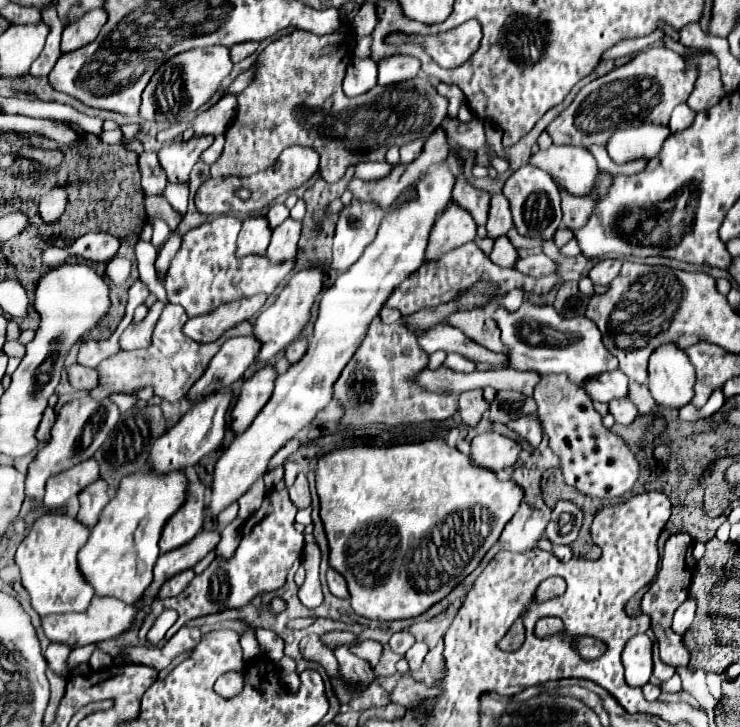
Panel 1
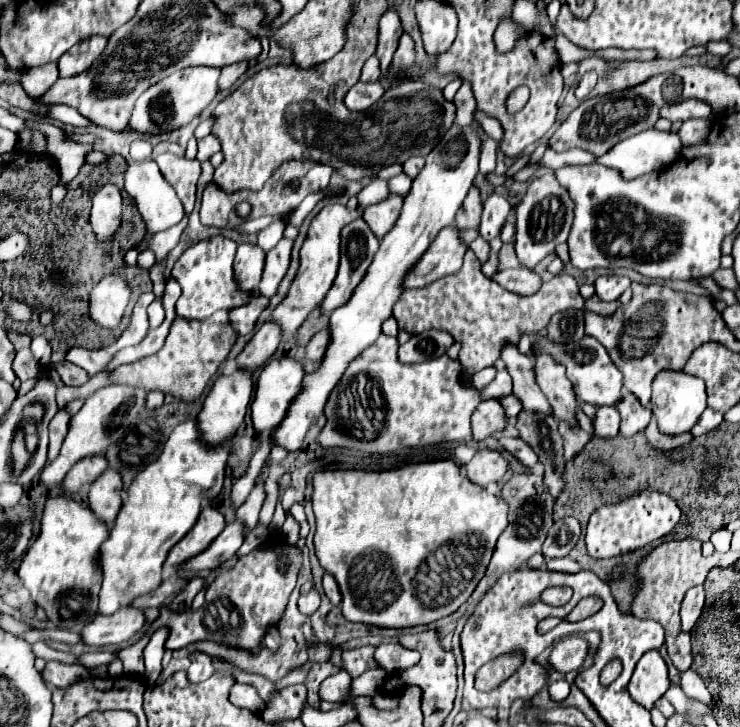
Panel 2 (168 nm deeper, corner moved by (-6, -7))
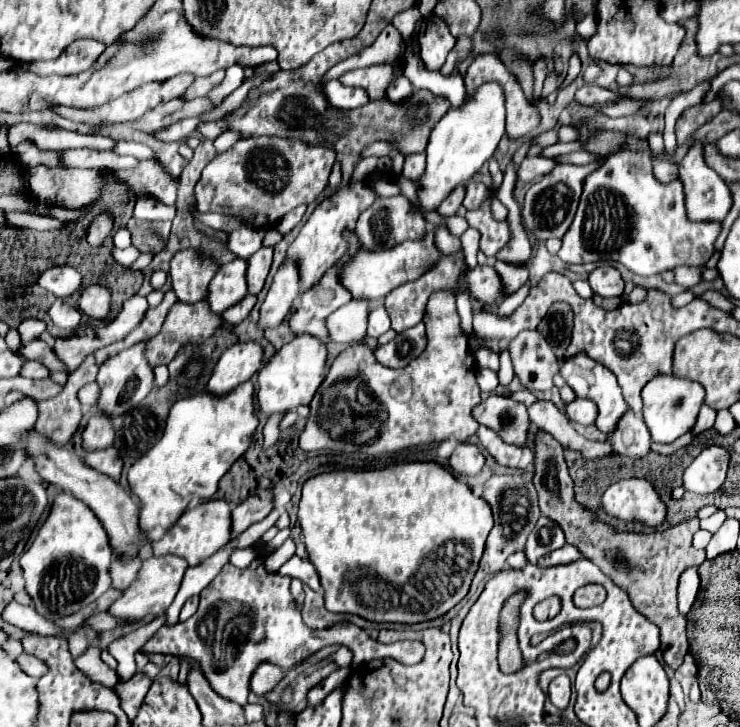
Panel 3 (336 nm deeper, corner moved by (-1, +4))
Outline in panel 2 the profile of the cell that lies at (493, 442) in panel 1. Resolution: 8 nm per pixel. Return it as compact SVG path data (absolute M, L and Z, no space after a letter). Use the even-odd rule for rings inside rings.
M493 448L479 450L465 466L465 474L469 476L469 480L479 486L499 482L507 470L509 470L509 462L503 458L501 450L493 450Z

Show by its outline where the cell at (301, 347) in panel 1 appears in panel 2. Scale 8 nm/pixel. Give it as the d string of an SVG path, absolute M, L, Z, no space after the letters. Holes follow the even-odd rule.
M321 330L317 332L306 345L306 358L313 362L320 362L325 354L329 342L329 332Z

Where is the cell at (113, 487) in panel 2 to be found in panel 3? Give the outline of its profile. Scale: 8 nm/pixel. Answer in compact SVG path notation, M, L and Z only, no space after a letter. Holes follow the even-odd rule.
M106 447L106 449L100 449L100 451L88 451L84 455L84 461L92 469L96 469L96 471L108 475L108 477L112 477L114 481L120 479L120 473L122 473L122 457L120 457L118 449Z

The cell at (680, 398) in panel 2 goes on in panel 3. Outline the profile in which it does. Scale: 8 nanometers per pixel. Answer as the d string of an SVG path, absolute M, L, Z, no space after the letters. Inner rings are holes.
M658 375L652 381L646 383L642 389L642 401L644 401L644 423L652 435L654 443L672 443L680 435L692 431L698 411L704 403L704 389L696 381L680 379L674 375Z

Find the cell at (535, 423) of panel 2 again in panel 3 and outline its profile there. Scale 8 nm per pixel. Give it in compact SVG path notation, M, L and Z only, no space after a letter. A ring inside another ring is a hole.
M542 431L538 433L534 443L536 443L534 487L538 491L538 503L542 515L554 519L562 527L566 541L578 547L582 557L596 563L604 575L608 575L620 589L624 589L630 595L632 605L636 605L636 609L644 617L648 617L654 625L658 625L664 663L670 669L678 669L688 653L690 643L686 637L686 617L678 611L676 587L678 587L678 577L686 567L698 567L706 559L704 551L696 551L692 547L692 535L698 531L700 521L688 519L682 521L680 525L668 527L664 531L652 531L652 533L630 533L630 531L618 533L612 529L612 525L596 519L596 515L590 509L578 505L578 501L574 499L572 479L564 463L562 445L558 445L554 437Z

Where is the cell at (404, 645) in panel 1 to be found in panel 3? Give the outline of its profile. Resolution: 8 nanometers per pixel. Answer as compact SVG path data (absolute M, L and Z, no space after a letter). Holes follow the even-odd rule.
M258 557L246 569L236 569L230 563L218 573L218 577L200 593L198 611L186 621L174 627L162 627L142 647L146 654L170 654L190 657L198 669L202 669L210 687L224 699L238 705L248 703L250 677L264 661L290 669L304 661L324 645L344 645L352 651L351 668L392 657L402 665L416 665L424 657L424 645L420 641L398 641L382 645L366 635L352 623L336 623L332 629L314 631L302 623L300 605L290 595L290 577L274 575L264 569L264 559Z

